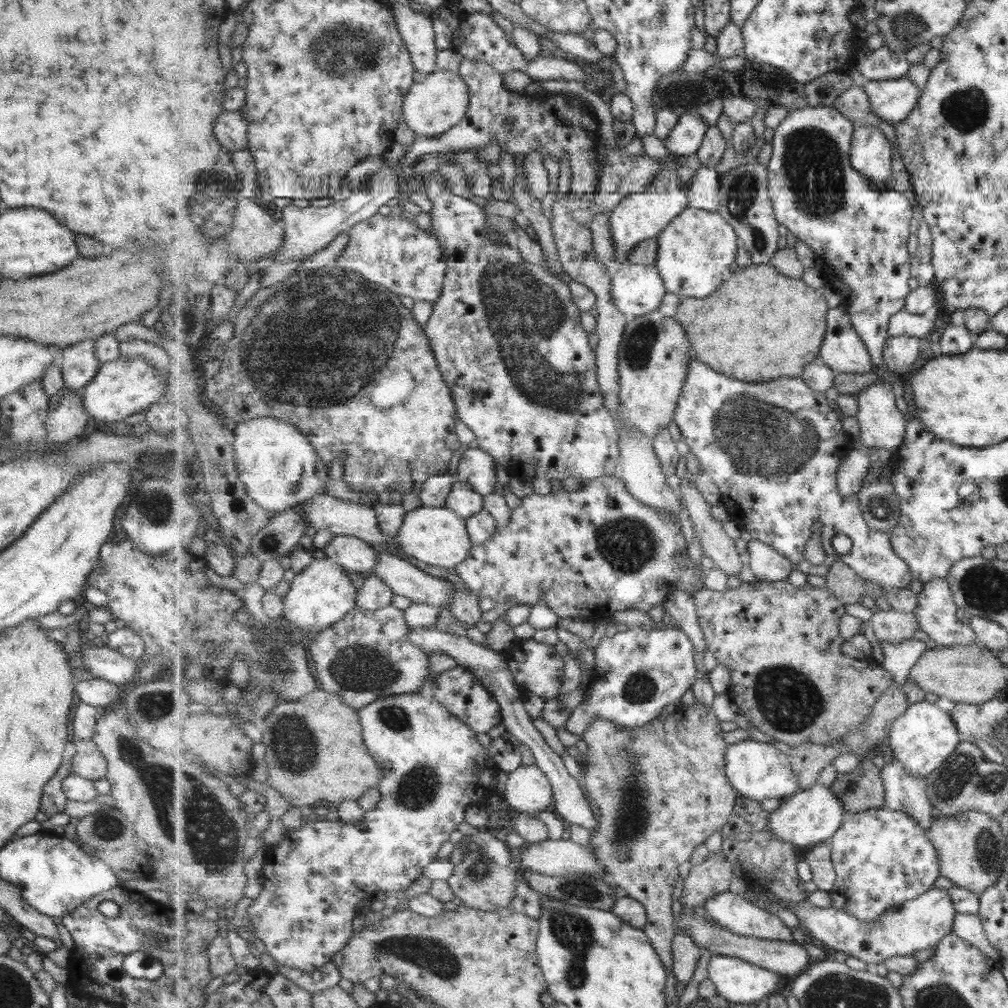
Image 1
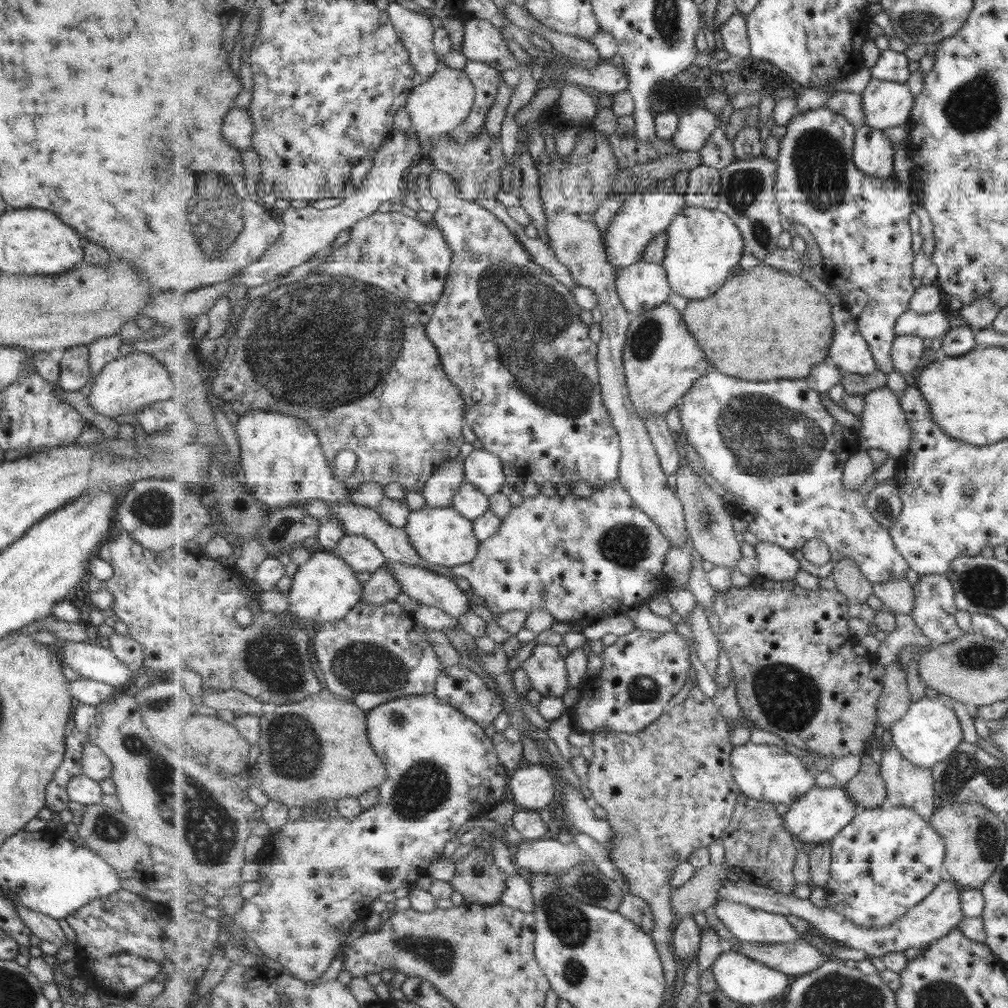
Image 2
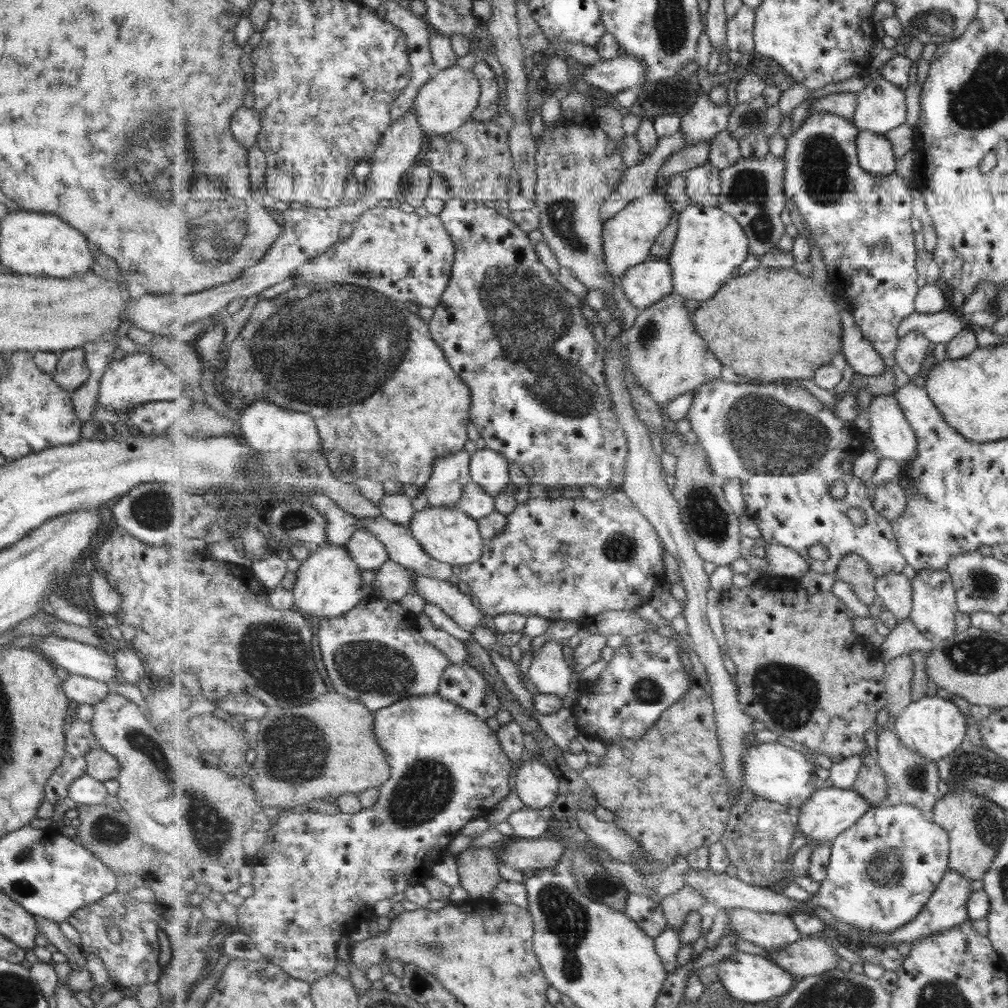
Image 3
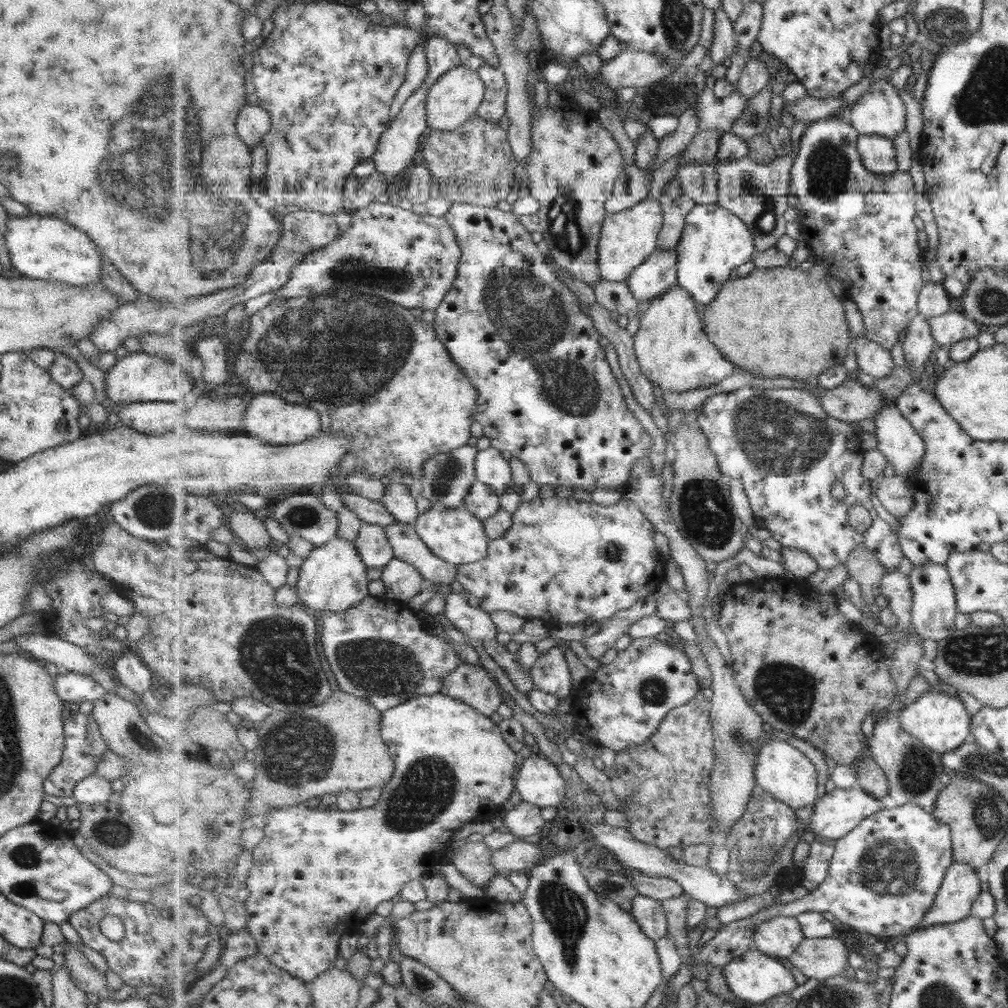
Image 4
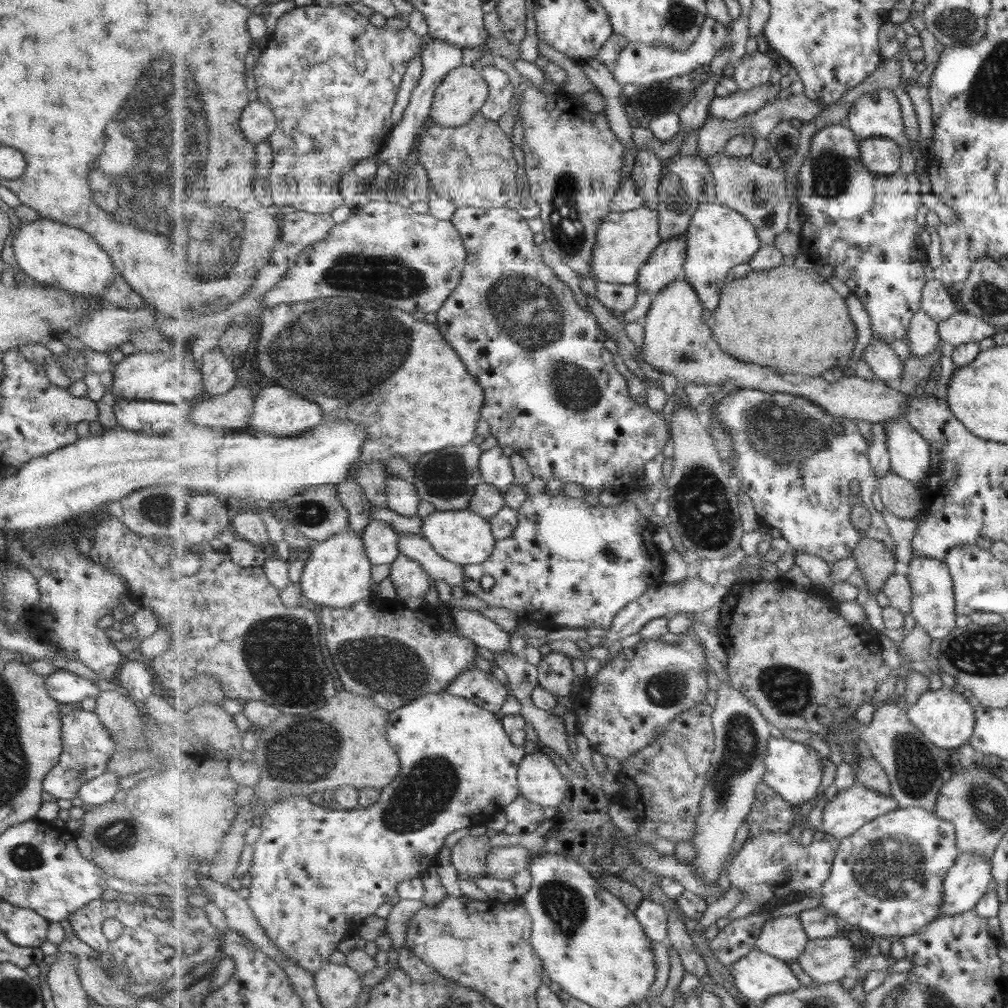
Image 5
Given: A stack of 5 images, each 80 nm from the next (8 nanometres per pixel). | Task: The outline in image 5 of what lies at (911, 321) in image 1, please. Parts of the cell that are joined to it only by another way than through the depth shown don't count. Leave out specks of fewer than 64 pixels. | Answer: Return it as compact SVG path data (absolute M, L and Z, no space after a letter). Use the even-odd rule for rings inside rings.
M966 313L953 314L945 322L939 323L941 341L950 343L955 347L963 344L978 344L983 338L991 338L995 332L1005 326L993 326L985 323L977 316Z

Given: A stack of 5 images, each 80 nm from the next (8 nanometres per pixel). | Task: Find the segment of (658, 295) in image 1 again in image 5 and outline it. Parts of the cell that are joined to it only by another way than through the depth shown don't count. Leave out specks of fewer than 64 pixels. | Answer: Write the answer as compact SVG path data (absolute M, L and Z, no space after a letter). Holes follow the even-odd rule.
M682 234L679 238L663 240L653 251L648 263L640 270L636 285L641 290L659 293L668 284L684 278L684 264L688 259L688 238Z

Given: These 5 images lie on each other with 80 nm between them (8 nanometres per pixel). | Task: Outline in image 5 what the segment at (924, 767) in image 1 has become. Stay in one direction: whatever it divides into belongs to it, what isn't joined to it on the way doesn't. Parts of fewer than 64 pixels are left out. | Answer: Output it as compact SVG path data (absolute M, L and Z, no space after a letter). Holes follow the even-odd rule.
M959 688L929 689L919 700L907 709L909 720L933 741L939 748L956 750L965 745L973 728L973 708L965 702Z

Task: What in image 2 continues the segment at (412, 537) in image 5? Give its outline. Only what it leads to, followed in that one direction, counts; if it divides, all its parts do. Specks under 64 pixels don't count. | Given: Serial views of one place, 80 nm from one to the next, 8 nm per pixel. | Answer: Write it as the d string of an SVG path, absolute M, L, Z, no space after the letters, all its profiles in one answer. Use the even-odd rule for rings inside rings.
M329 503L332 512L336 514L336 517L340 520L347 535L364 536L370 538L380 549L384 552L384 555L389 561L407 563L416 567L423 567L423 569L430 569L438 575L445 575L448 577L454 577L452 567L443 566L442 564L431 564L427 562L417 552L417 549L413 546L411 539L406 533L406 529L397 528L391 526L382 516L379 511L372 509L371 507L354 505L353 503Z

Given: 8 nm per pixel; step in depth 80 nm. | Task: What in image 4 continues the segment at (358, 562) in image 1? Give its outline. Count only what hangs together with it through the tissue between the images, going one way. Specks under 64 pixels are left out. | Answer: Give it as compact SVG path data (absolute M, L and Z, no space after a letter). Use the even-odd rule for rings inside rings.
M365 522L354 540L364 563L371 568L383 568L396 556L385 526Z

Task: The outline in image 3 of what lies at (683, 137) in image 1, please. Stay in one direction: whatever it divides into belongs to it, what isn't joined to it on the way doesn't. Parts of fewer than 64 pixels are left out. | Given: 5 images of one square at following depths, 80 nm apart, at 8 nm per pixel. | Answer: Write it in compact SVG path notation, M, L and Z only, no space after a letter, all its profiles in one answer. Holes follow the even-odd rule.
M708 94L697 98L693 108L682 117L681 130L687 145L710 141L718 132L725 131L733 114L727 104L715 104Z

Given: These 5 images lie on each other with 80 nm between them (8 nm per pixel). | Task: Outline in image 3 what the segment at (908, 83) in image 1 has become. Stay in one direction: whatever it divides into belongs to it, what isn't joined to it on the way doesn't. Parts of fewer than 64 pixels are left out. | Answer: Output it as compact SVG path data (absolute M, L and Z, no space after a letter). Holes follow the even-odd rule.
M885 77L871 80L857 95L858 105L853 122L861 131L885 135L907 122L904 89Z

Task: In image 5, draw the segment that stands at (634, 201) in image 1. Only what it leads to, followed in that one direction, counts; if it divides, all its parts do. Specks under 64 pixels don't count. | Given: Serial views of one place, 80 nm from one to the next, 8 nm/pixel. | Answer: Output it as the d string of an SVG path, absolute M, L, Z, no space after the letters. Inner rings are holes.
M646 204L627 212L611 211L607 218L602 220L598 232L592 260L593 276L596 280L613 284L636 284L641 268L648 263L653 251L661 243L660 216L655 204Z

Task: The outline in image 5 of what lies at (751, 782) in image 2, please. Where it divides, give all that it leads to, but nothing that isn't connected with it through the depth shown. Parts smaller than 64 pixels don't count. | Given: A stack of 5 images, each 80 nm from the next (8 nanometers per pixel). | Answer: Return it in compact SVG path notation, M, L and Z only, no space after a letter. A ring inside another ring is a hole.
M771 737L768 742L768 755L765 757L767 767L764 781L767 785L777 790L777 793L799 808L817 797L821 778L823 778L823 764L819 760L819 753L812 747L807 747L801 742L793 740Z

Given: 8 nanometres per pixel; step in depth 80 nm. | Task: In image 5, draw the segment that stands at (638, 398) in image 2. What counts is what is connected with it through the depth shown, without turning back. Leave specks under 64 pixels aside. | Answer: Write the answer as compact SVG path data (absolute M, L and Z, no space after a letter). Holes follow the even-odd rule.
M681 278L668 284L654 295L644 327L644 345L641 357L661 373L676 377L681 383L695 385L733 385L740 389L760 389L769 393L793 393L808 397L821 405L829 414L840 419L866 420L869 423L886 422L889 419L905 419L909 394L901 393L887 382L873 378L865 380L849 376L831 383L822 377L805 374L773 372L757 364L745 364L742 360L725 353L719 342L714 340L710 323L703 323L705 308L699 292Z

